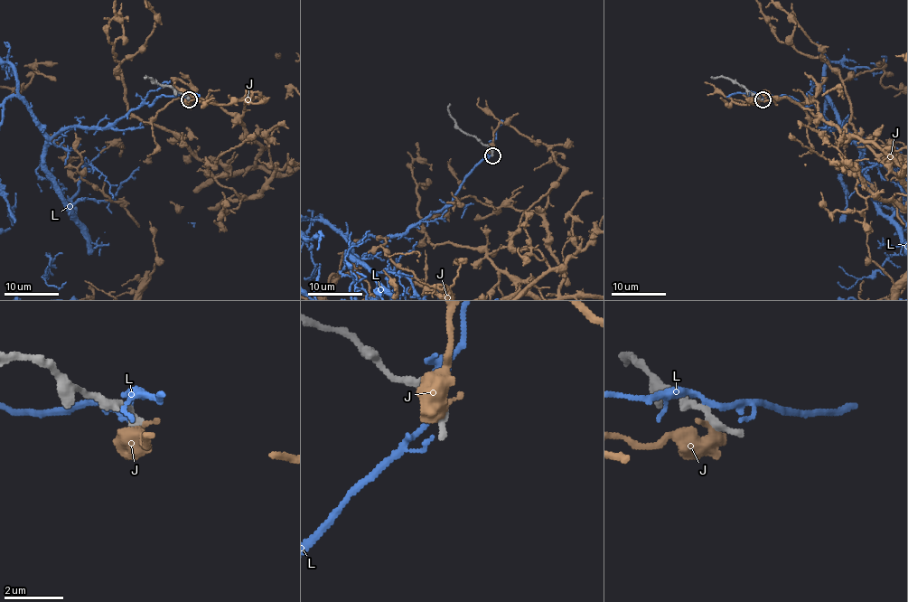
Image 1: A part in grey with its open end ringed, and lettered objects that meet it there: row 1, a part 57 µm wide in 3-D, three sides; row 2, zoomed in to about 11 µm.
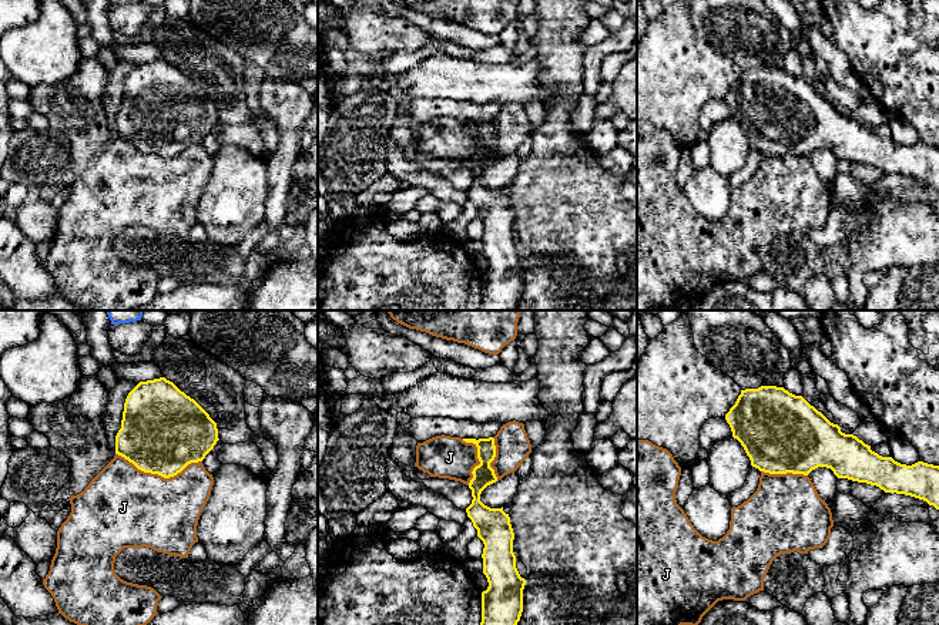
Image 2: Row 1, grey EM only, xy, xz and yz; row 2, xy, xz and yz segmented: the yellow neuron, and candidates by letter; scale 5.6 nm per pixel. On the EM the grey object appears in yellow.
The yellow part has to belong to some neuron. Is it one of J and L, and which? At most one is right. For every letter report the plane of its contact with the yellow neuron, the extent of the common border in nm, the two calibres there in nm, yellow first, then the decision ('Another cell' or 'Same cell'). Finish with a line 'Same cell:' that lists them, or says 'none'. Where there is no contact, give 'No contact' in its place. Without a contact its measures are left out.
J: Touches yellow in xy. Shared border 500 nm. Thickness 480 nm (yellow) against 440 nm. Another cell
L: No contact. Another cell
Same cell: none

